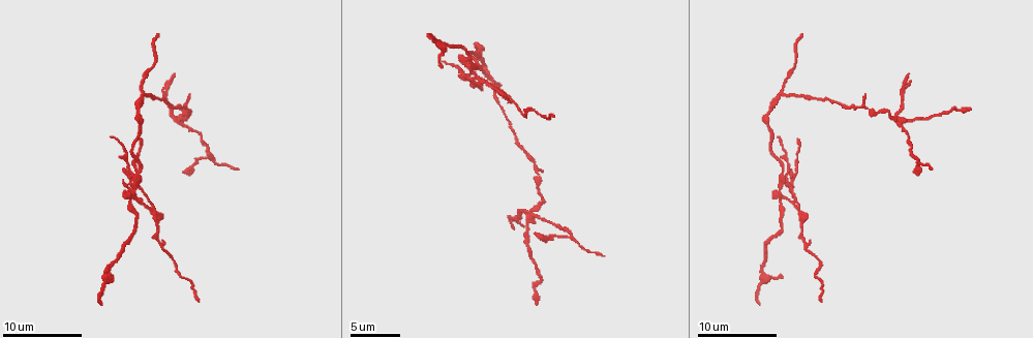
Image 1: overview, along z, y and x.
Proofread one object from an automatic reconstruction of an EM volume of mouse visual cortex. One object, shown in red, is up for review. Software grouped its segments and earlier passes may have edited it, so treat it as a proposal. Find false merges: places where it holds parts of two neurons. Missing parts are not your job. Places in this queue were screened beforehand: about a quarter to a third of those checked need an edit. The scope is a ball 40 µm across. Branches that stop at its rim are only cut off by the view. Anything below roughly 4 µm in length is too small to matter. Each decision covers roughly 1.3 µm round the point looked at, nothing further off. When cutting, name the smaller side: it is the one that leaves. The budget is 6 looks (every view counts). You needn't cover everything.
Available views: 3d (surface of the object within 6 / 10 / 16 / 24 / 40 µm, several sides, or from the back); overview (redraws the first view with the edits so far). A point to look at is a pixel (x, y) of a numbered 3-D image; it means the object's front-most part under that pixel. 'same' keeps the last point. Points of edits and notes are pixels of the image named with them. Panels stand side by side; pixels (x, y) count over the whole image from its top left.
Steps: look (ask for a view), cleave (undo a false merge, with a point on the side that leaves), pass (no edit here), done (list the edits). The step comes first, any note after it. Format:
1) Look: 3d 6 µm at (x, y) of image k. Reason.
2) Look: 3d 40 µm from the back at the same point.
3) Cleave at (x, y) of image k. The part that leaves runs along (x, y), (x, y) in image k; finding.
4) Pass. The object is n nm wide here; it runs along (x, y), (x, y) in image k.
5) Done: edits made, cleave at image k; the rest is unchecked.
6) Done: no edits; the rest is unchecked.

Look: 3d 10 µm at (768, 127) of image 1. Thick turns thin.

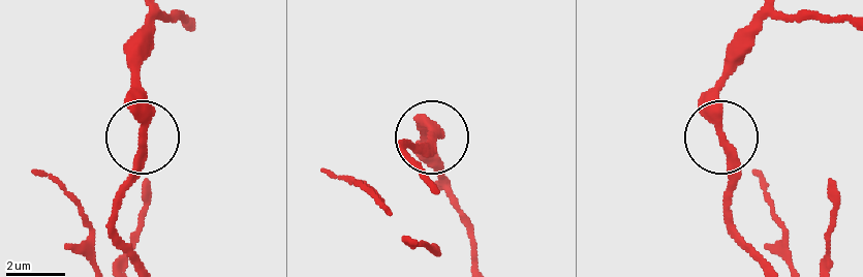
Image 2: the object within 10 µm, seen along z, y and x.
Pass. Continuous, no second neuron.

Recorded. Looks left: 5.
Look: 3d 10 µm at (784, 95) of image 1. Three-way junction.

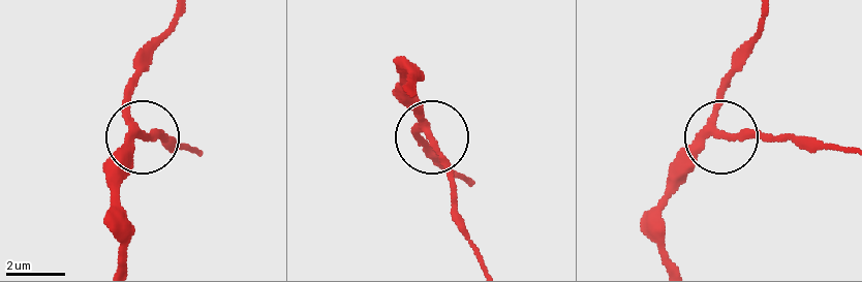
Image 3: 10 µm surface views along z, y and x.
Pass. 3 arms meet here; all the same neuron.

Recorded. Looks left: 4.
Look: 3d 16 µm at (862, 105) of image 1. A narrow waist.

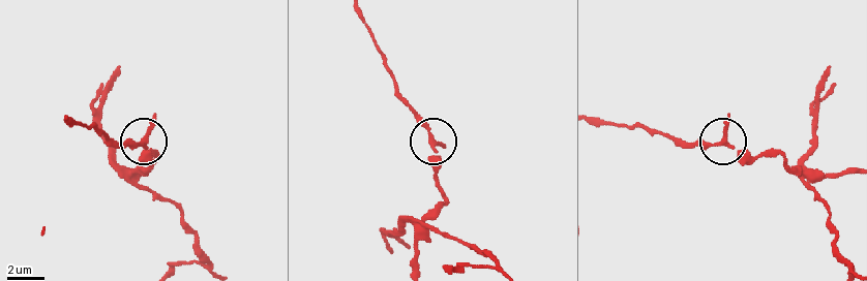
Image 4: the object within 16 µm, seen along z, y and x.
Pass. 3 arms meet here; it runs along (595, 119), (641, 125), (688, 144), (725, 141), (766, 158) in image 4; one neuron here.

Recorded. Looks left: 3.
Done: no edits; the rest is unchecked.

